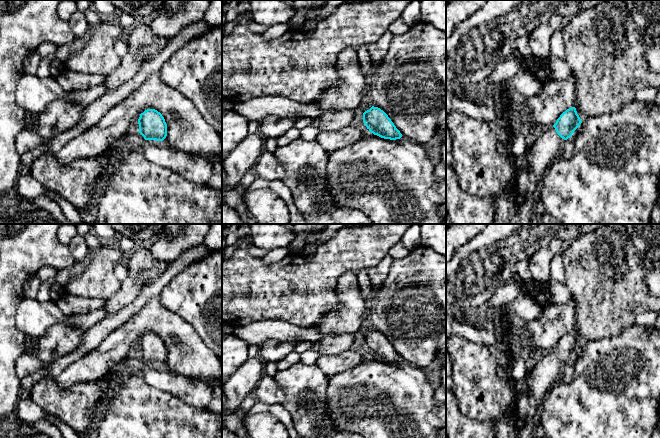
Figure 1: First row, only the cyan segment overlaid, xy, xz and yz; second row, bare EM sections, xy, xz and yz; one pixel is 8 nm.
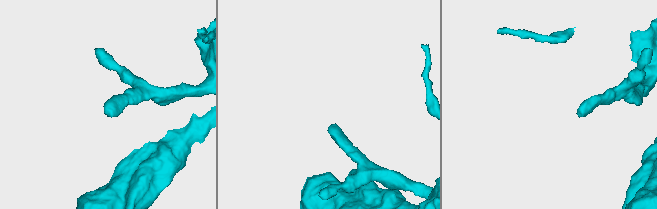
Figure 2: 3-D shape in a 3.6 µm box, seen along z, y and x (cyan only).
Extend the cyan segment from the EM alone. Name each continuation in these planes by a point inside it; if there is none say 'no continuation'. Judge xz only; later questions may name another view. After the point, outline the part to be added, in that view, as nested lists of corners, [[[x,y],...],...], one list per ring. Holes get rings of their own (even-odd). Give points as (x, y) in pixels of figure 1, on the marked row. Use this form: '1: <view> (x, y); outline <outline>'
1: xz (366, 105); outline [[[365,99],[360,107],[360,113],[363,114],[365,111],[369,110],[372,107],[368,99]]]

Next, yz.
1: yz (481, 170); outline [[[451,112],[446,115],[446,125],[448,126],[450,137],[452,140],[453,162],[451,166],[457,175],[458,184],[468,194],[476,197],[493,197],[495,216],[492,224],[532,224],[532,212],[535,207],[535,199],[541,187],[544,174],[550,168],[552,163],[560,157],[564,139],[561,138],[555,128],[552,126],[544,130],[530,147],[526,149],[525,158],[515,156],[512,153],[502,155],[497,150],[499,143],[496,134],[491,130],[489,124],[485,121],[472,118],[462,112]],[[517,178],[517,192],[523,199],[520,205],[516,205],[508,195],[509,184],[511,180]]]

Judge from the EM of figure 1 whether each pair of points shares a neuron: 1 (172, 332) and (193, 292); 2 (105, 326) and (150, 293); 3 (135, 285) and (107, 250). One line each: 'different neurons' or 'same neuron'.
1: different neurons
2: same neuron
3: different neurons

